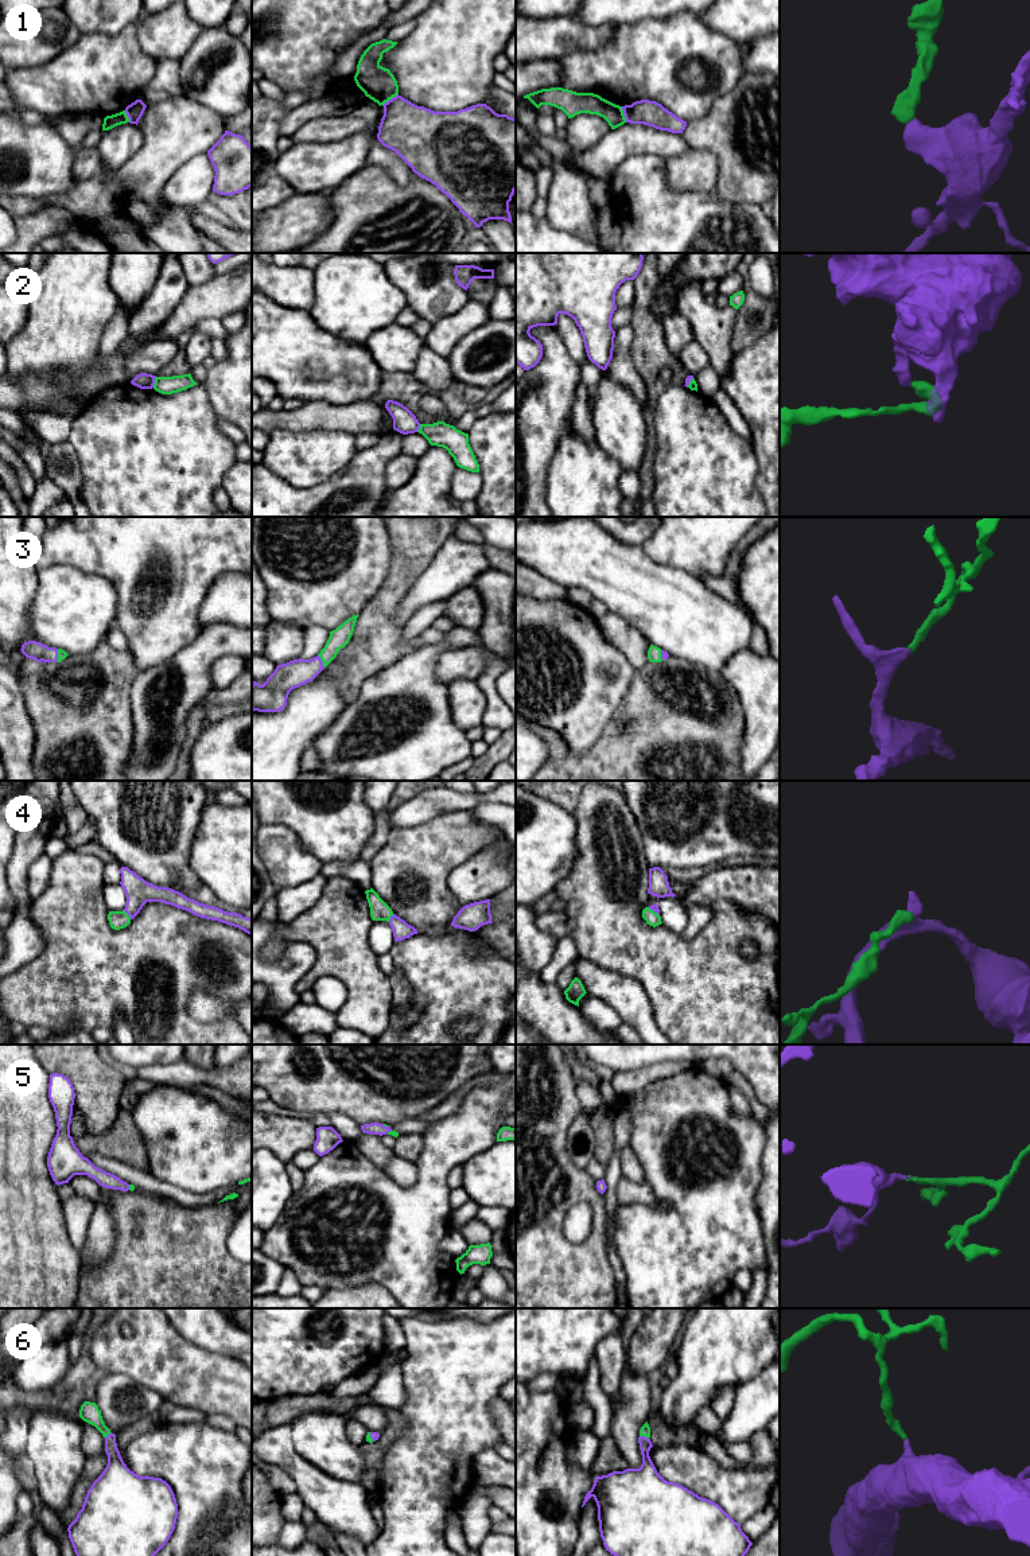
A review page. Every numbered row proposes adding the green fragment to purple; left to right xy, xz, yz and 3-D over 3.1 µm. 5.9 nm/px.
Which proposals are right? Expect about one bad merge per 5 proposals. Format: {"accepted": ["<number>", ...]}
{"accepted": ["3", "4", "5", "6"]}

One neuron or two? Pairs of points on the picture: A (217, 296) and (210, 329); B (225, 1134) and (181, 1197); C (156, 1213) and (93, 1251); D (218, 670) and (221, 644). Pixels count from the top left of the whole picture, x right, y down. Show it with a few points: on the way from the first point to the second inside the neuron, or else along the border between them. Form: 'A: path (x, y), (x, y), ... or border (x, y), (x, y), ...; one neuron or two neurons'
A: border (220, 318), (203, 318), (194, 327); two neurons
B: border (156, 1177), (195, 1193), (210, 1193), (218, 1189); two neurons
C: border (109, 1206), (115, 1248), (97, 1264); two neurons
D: border (237, 654), (224, 654), (213, 662), (213, 685); two neurons

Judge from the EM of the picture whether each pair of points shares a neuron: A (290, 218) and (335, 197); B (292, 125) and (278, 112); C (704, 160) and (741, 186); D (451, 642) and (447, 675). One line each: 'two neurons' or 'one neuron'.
A: one neuron
B: two neurons
C: one neuron
D: two neurons

